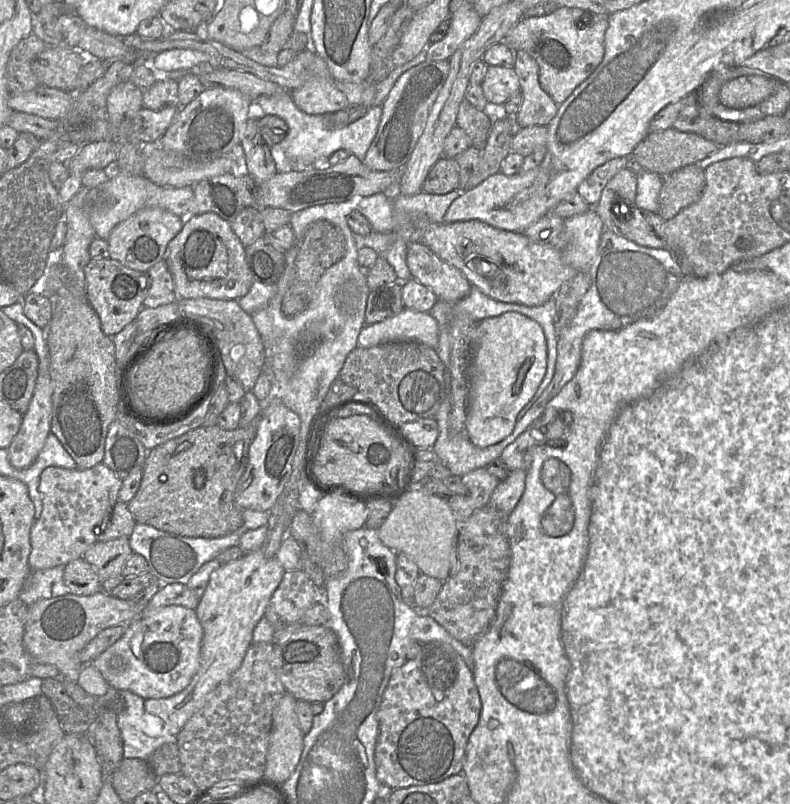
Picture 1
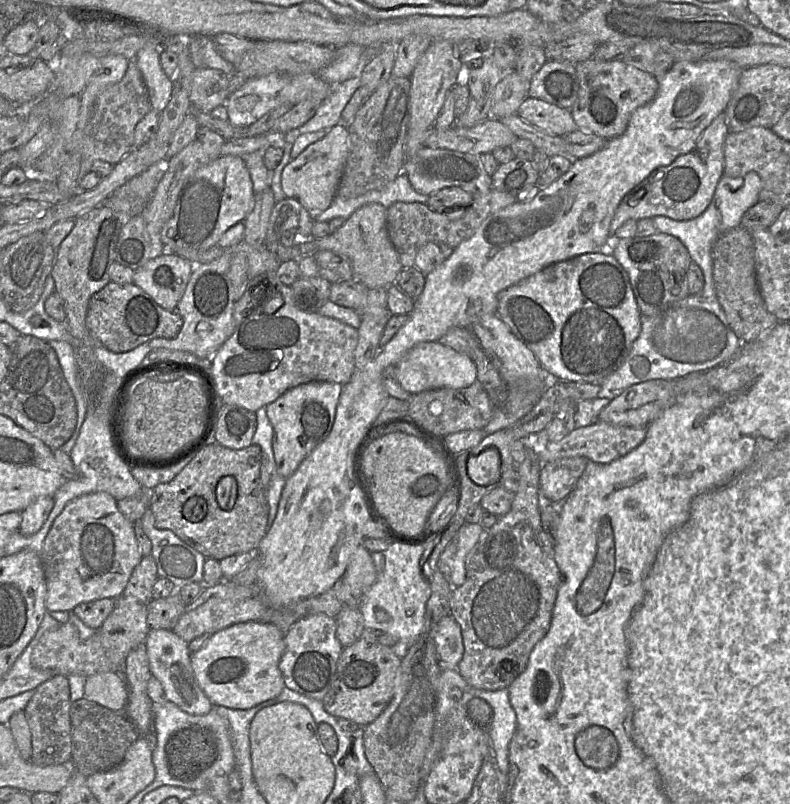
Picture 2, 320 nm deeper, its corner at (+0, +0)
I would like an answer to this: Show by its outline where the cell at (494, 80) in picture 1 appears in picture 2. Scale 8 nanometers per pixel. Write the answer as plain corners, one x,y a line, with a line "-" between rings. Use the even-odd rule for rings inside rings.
530,96
520,105
518,115
554,136
562,137
579,129
569,110

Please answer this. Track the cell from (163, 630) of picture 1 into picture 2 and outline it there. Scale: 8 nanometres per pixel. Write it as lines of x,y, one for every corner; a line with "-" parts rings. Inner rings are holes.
255,621
233,624
212,634
202,647
191,655
191,666
196,680
212,704
245,710
277,698
286,687
279,669
285,649
284,636
285,633
276,625

